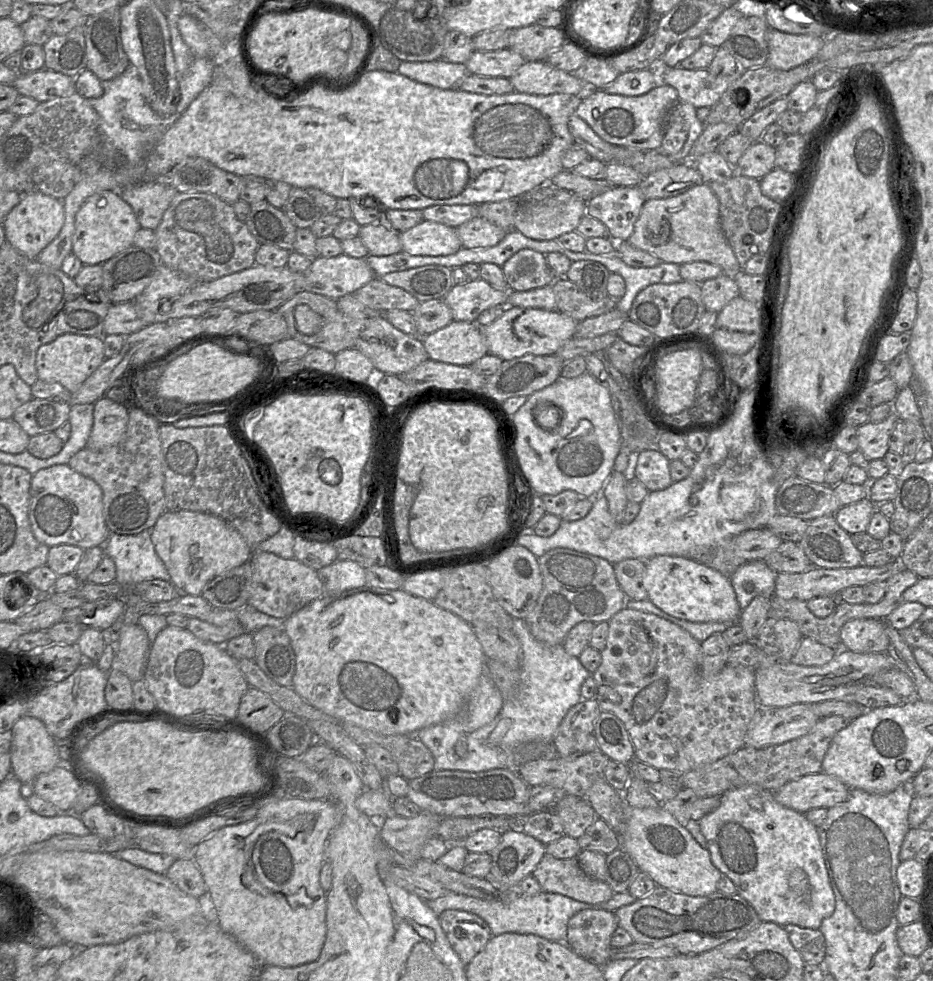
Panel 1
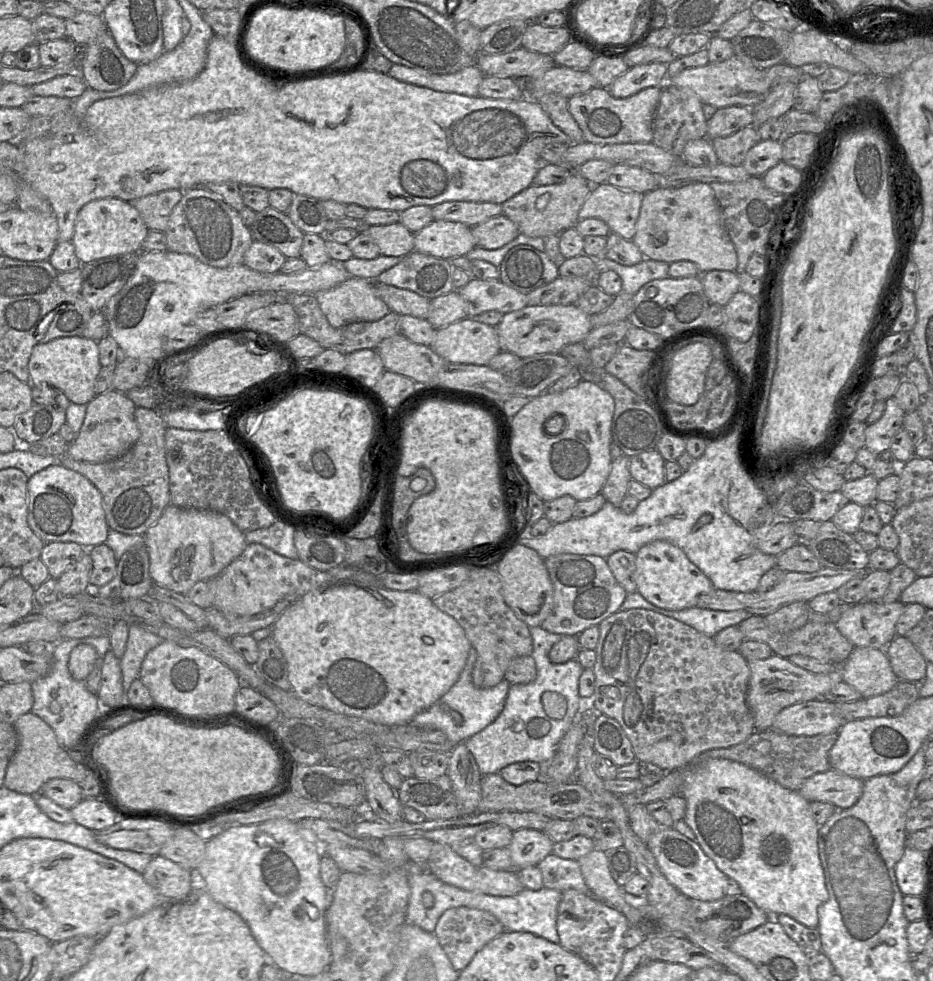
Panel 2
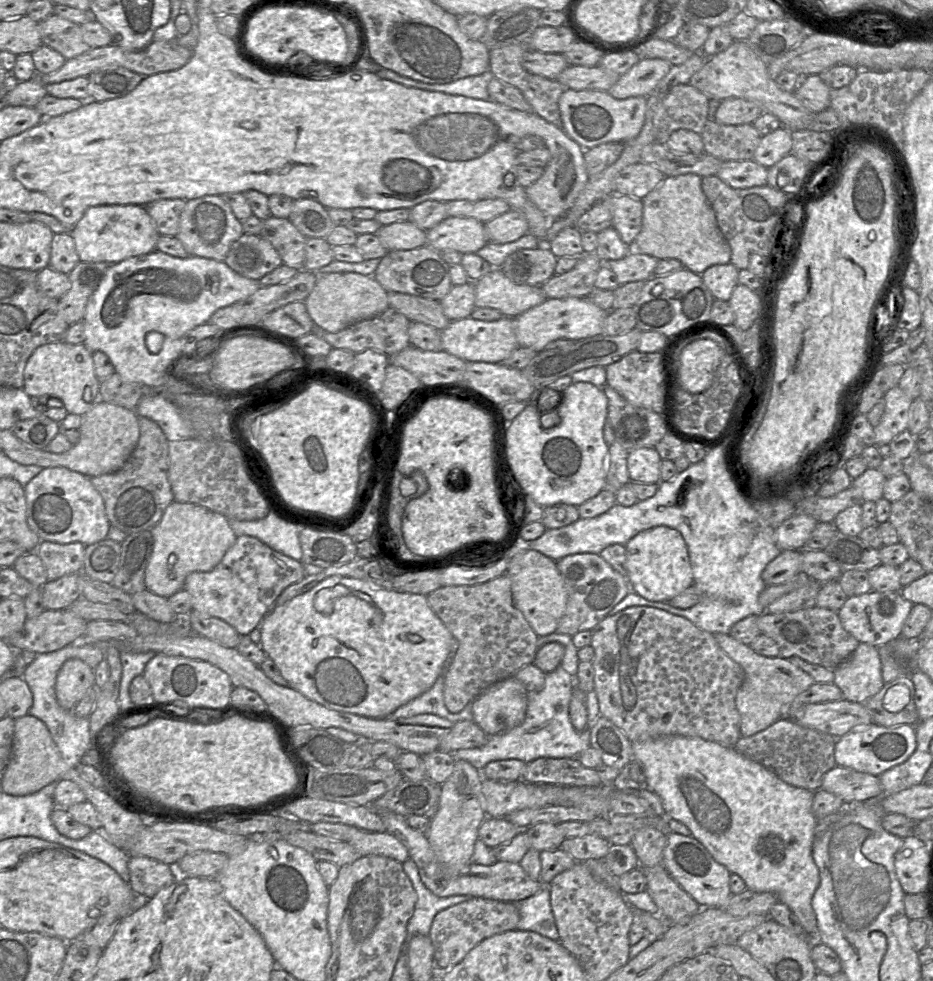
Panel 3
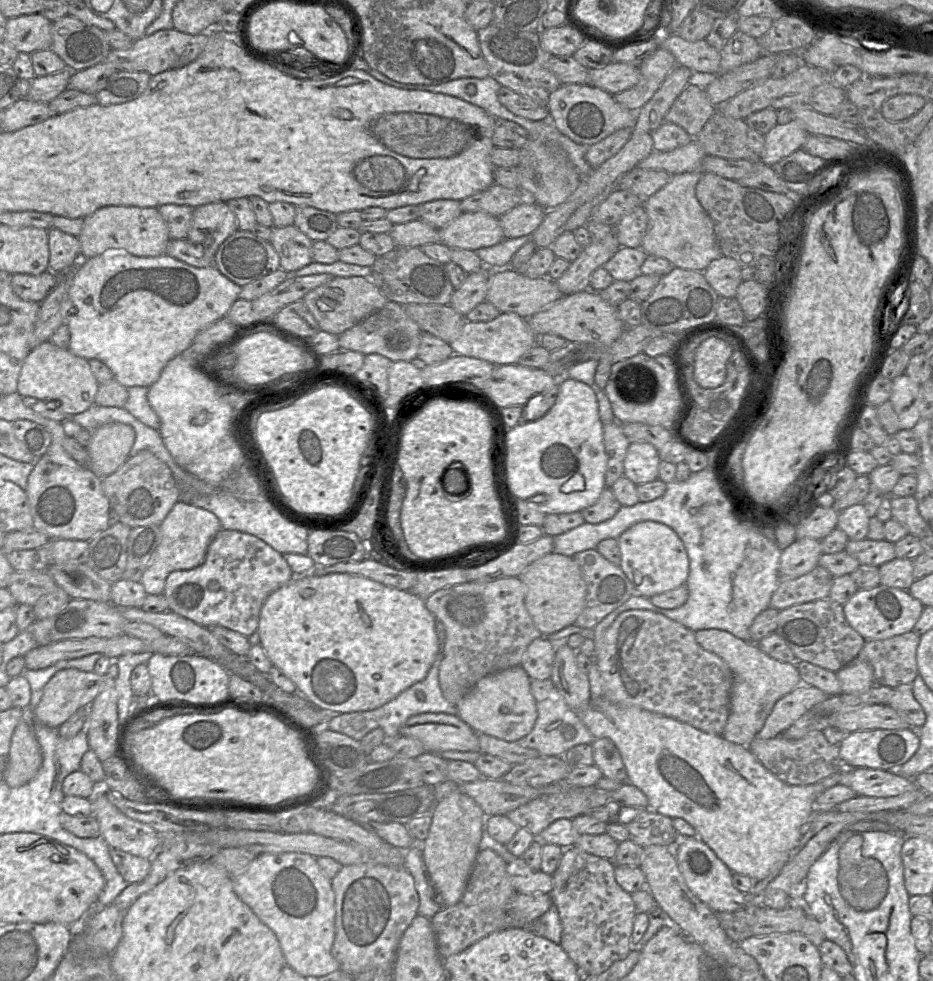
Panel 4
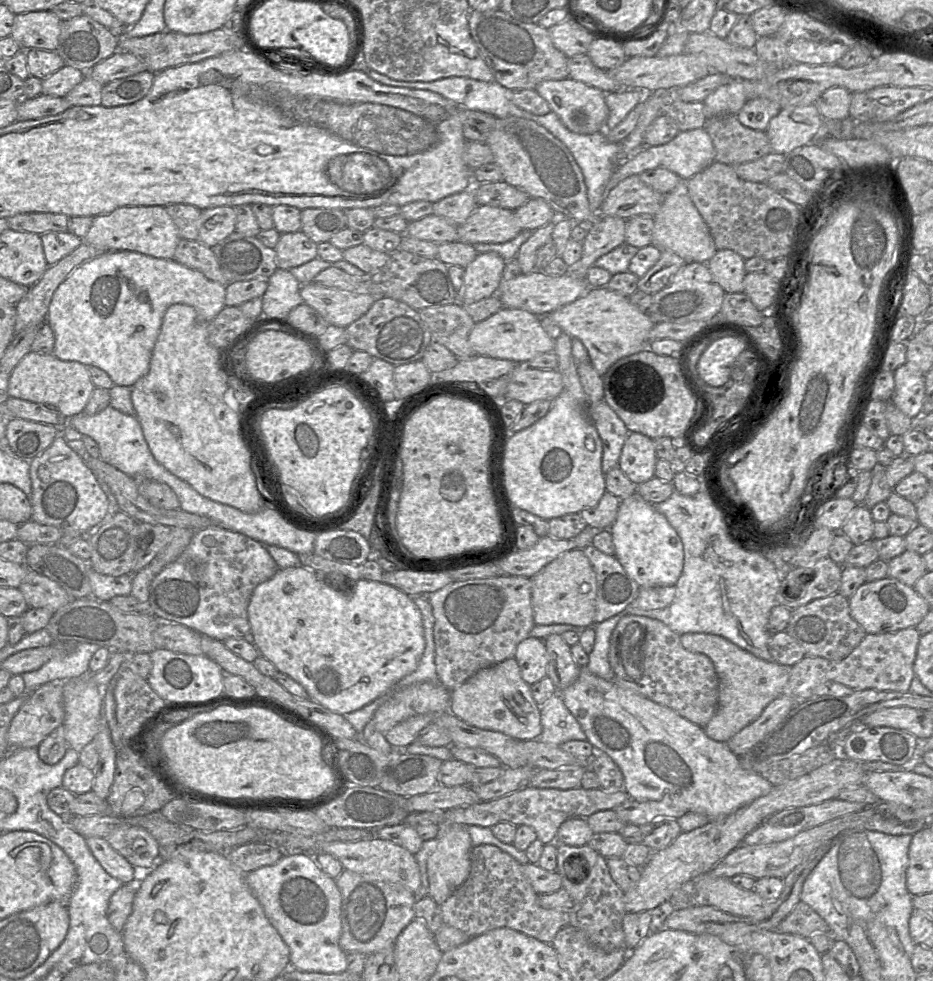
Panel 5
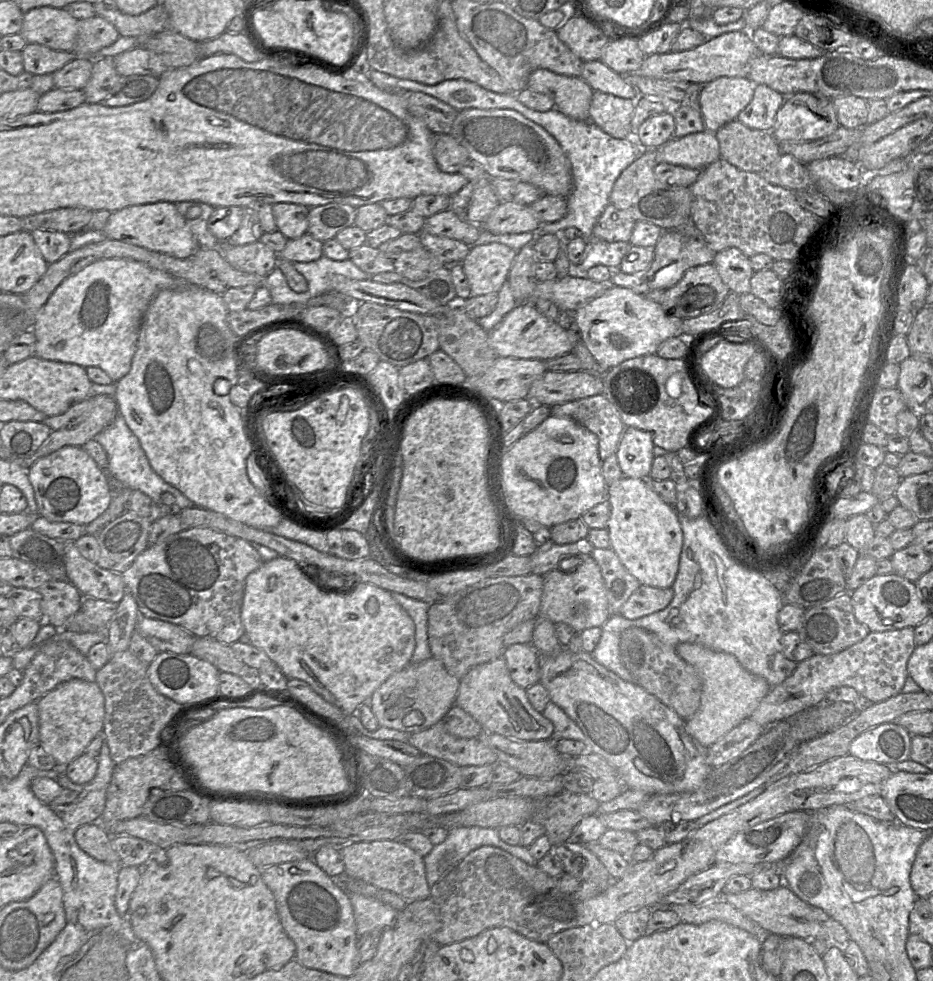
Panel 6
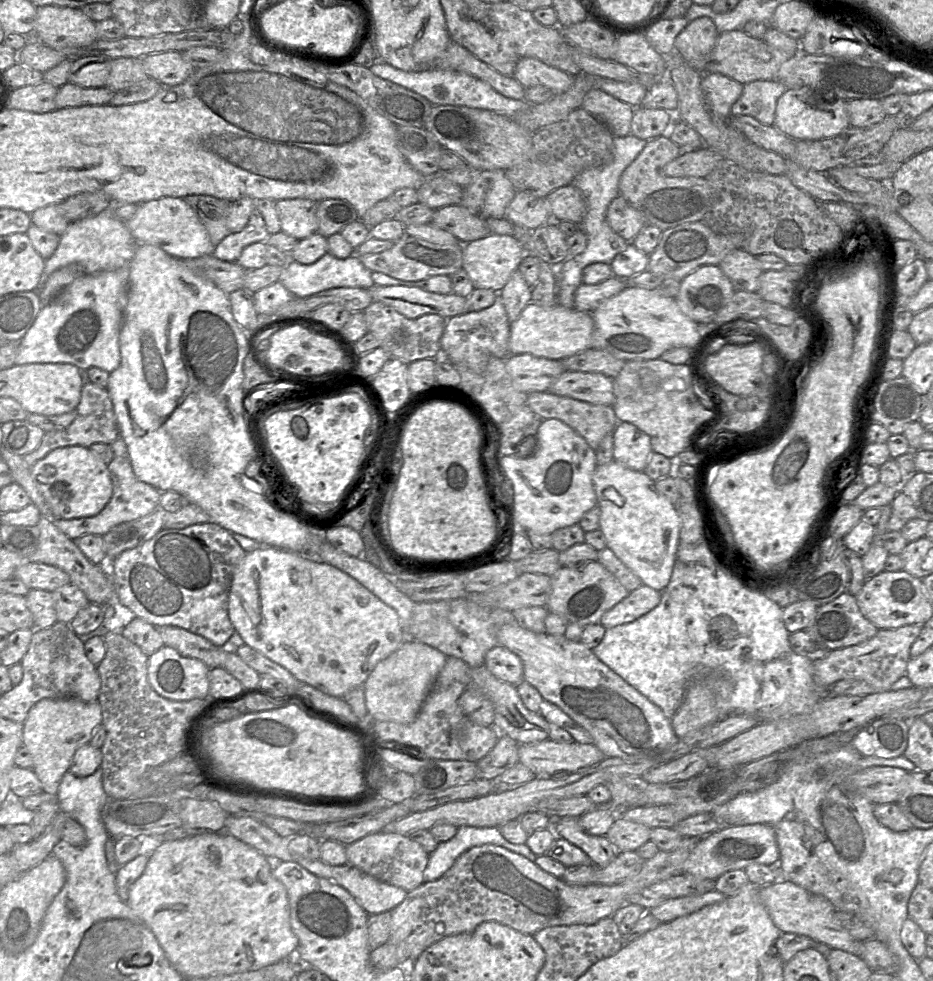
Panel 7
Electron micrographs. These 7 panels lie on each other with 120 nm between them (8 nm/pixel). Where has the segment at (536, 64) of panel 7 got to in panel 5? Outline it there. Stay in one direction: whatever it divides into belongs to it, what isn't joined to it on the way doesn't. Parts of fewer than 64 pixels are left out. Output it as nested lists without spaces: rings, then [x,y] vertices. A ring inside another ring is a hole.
[[[567,77],[562,80],[545,80],[540,82],[535,91],[544,98],[550,108],[572,132],[593,134],[605,130],[609,110],[605,102],[606,93],[581,81]]]

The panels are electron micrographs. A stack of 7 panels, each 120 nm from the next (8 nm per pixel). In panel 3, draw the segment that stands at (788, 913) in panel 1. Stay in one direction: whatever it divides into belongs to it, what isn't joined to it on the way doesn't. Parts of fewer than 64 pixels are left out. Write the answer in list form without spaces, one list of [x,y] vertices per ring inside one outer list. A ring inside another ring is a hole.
[[[668,735],[644,741],[632,742],[632,756],[643,765],[645,773],[644,787],[653,791],[661,798],[664,808],[664,816],[666,818],[675,819],[687,826],[687,828],[691,831],[692,836],[707,849],[714,860],[725,866],[731,874],[736,874],[741,877],[748,890],[752,890],[754,892],[770,892],[775,894],[778,901],[787,905],[795,914],[805,933],[809,937],[816,938],[817,920],[812,908],[812,898],[819,886],[820,877],[819,869],[815,864],[812,855],[815,827],[818,820],[812,811],[812,803],[814,799],[813,791],[795,787],[784,782],[773,771],[741,754],[734,747],[724,746],[699,737]]]

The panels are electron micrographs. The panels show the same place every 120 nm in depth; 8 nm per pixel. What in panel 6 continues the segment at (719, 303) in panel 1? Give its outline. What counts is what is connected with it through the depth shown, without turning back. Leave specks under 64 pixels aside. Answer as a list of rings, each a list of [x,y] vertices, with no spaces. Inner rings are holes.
[[[727,248],[715,253],[713,264],[716,267],[721,279],[728,286],[731,293],[738,295],[751,292],[751,278],[754,274],[750,258],[737,248]]]

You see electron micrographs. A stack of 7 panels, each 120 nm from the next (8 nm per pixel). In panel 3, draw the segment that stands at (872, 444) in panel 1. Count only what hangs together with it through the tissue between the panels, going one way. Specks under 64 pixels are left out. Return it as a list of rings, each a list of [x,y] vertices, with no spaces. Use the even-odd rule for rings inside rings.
[[[895,386],[884,394],[885,409],[880,423],[874,427],[876,445],[889,444],[899,433],[908,427],[909,408],[912,399]]]

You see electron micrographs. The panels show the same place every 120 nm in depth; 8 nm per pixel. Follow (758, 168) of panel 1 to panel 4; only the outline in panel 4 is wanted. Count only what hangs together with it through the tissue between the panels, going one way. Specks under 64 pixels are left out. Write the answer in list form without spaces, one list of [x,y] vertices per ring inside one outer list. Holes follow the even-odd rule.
[[[795,119],[777,124],[765,135],[761,162],[773,166],[803,148],[809,134]]]

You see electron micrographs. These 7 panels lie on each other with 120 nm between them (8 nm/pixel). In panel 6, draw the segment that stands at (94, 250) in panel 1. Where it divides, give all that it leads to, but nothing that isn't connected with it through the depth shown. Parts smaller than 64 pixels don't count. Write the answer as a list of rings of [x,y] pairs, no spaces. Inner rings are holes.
[[[156,202],[126,207],[113,212],[103,229],[107,239],[118,240],[179,259],[189,258],[198,249],[198,244],[179,214],[174,203]]]

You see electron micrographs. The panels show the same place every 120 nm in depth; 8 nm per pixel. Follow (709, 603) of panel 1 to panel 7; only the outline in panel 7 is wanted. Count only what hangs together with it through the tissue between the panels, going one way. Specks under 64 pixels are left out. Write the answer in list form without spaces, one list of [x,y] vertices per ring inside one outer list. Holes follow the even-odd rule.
[[[615,460],[605,465],[597,465],[593,474],[593,486],[600,509],[599,530],[609,548],[636,576],[642,584],[663,592],[668,586],[676,563],[680,545],[681,518],[669,499],[655,487],[655,481],[644,471],[626,468]]]

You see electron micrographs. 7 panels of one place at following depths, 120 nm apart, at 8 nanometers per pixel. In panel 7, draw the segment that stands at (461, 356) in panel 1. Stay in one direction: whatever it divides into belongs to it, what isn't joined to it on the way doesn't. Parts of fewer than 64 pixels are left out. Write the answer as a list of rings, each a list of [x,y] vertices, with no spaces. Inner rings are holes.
[[[530,302],[519,318],[510,323],[509,352],[561,361],[591,348],[593,331],[591,313],[566,309],[557,303],[551,307],[540,307]]]

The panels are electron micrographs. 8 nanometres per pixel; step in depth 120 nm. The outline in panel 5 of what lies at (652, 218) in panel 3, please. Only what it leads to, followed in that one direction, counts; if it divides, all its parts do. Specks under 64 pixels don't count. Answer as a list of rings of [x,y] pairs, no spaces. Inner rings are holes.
[[[682,181],[665,195],[661,208],[653,219],[652,245],[661,250],[670,250],[676,253],[686,263],[707,263],[716,253],[717,248],[709,227],[691,200],[686,181]]]

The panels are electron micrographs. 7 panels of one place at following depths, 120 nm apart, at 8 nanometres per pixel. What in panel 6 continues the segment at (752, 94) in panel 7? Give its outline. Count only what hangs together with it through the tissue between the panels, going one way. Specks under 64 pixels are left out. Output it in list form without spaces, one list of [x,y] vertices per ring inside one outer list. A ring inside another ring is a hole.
[[[756,84],[751,102],[737,116],[745,126],[772,131],[776,114],[787,97],[764,84]]]

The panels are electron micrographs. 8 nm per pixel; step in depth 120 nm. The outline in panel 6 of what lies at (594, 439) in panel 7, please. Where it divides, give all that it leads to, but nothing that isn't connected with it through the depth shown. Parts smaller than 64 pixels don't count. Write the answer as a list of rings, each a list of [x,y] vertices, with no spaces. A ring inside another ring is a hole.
[[[602,394],[554,405],[550,409],[551,415],[571,418],[598,437],[601,463],[616,452],[625,426],[614,406]]]

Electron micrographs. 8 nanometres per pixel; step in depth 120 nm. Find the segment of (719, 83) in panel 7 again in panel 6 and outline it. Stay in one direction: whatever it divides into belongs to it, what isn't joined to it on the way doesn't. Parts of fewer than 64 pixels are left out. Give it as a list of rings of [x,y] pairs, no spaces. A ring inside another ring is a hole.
[[[719,77],[701,87],[699,105],[705,129],[715,133],[725,124],[737,119],[754,95],[755,84],[747,77]]]

